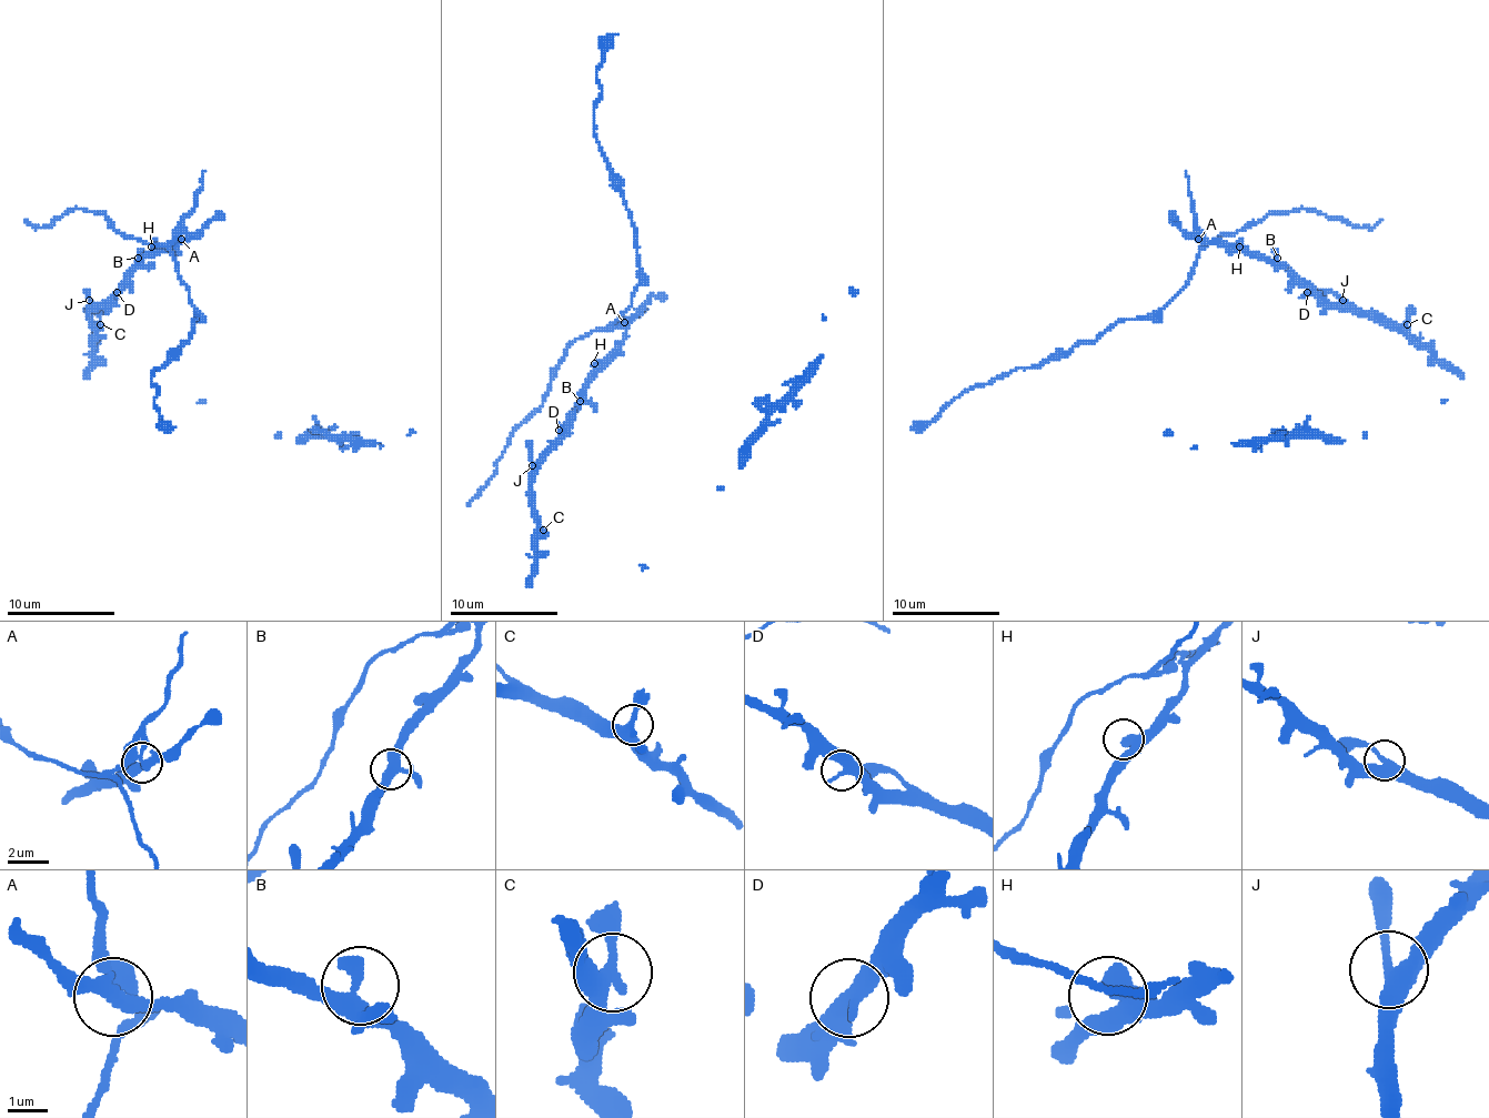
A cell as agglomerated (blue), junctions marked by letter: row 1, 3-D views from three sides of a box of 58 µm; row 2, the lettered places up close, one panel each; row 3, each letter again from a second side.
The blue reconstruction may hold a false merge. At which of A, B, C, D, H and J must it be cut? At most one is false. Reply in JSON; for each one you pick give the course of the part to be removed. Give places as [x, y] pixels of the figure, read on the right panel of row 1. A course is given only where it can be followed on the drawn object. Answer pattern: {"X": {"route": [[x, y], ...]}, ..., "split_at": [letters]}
{"A": {"route": [[1199, 239], [1205, 241], [1194, 273], [1161, 309], [1118, 319], [1094, 341], [978, 384], [929, 422], [911, 426]]}, "split_at": ["A"]}

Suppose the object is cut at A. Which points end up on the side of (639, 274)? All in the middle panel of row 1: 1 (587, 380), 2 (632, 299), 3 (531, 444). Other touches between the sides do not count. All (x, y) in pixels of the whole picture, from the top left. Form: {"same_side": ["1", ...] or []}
{"same_side": ["2"]}

